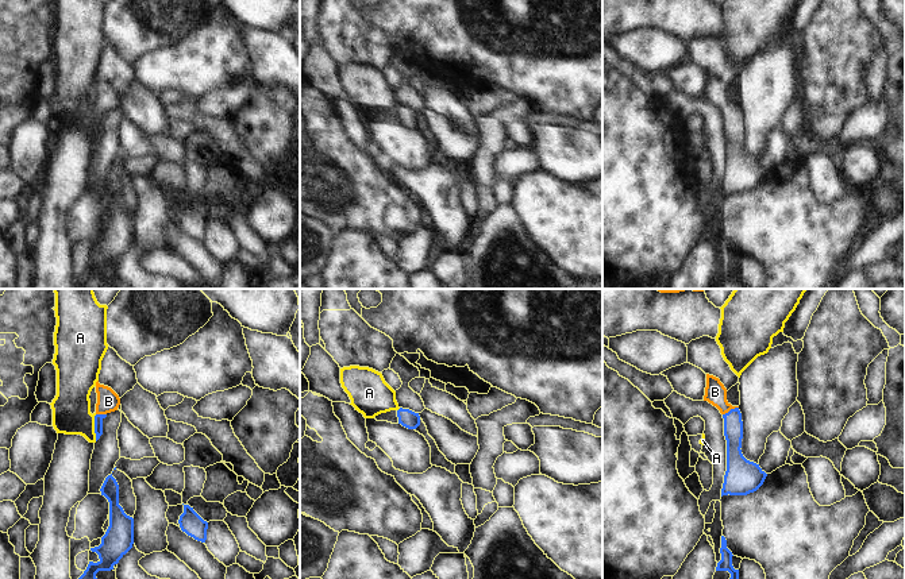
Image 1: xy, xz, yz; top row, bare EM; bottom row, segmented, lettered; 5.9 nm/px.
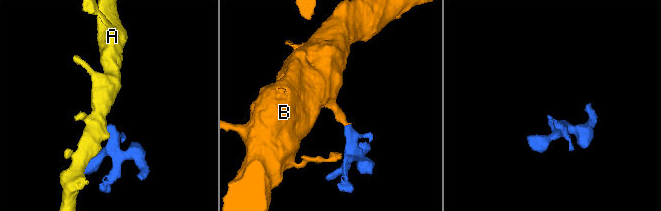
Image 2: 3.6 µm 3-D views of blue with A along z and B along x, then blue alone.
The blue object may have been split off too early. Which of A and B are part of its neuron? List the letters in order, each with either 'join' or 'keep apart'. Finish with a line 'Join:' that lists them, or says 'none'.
A: keep apart
B: join
Join: B

